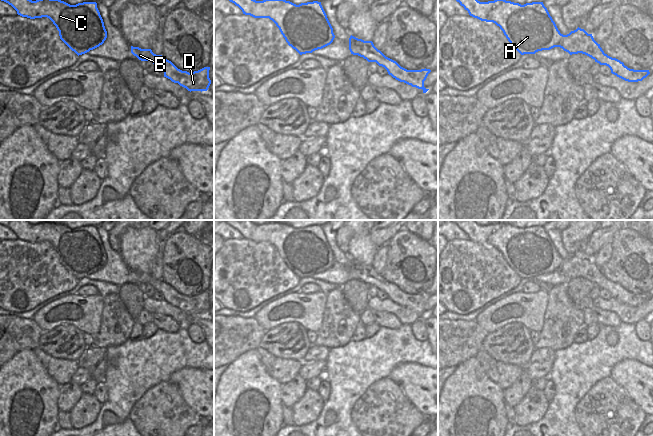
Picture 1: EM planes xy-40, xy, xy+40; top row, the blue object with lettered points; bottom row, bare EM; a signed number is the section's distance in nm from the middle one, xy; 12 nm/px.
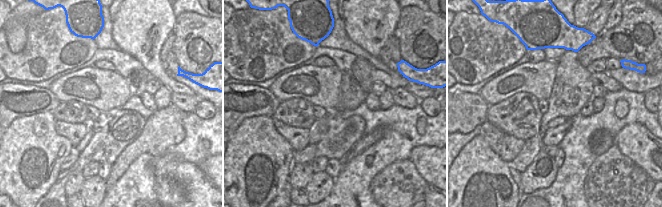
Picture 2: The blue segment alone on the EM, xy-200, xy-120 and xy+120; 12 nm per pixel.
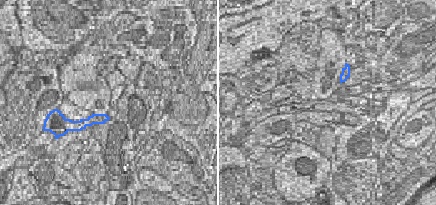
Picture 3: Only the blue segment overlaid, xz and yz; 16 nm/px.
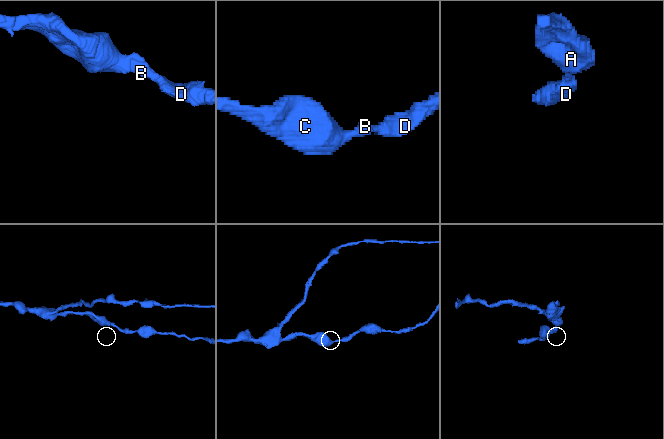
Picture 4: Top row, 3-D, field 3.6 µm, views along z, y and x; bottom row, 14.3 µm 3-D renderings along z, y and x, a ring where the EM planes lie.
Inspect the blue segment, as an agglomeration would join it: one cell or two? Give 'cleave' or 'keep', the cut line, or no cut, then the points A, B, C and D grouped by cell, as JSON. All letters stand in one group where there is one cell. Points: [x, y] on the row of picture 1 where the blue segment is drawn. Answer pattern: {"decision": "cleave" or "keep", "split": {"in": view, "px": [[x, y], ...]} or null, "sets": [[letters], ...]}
{"decision": "keep", "split": null, "sets": [["A", "B", "C", "D"]]}

